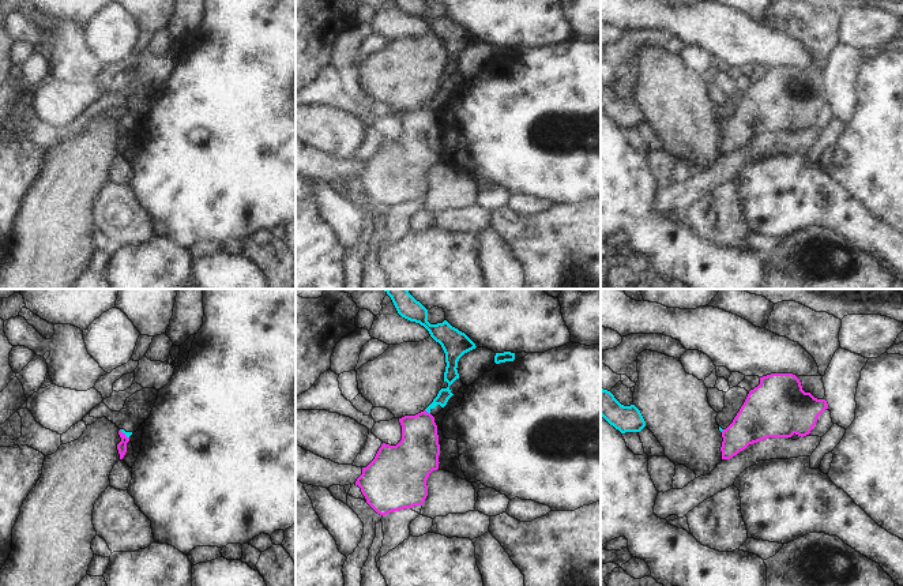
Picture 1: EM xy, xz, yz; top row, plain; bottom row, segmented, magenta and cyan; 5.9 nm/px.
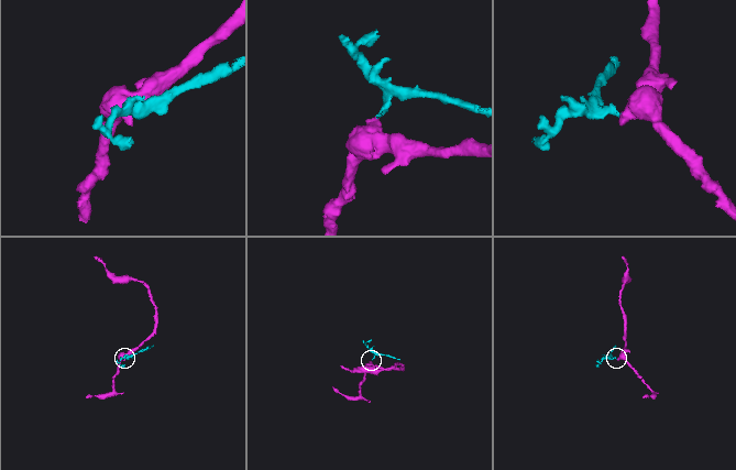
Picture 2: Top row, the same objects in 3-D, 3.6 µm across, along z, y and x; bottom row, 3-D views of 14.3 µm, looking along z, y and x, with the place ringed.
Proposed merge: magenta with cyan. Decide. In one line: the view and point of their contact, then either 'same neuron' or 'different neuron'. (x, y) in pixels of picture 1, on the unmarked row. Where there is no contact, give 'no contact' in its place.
xz (426, 106) | different neuron

